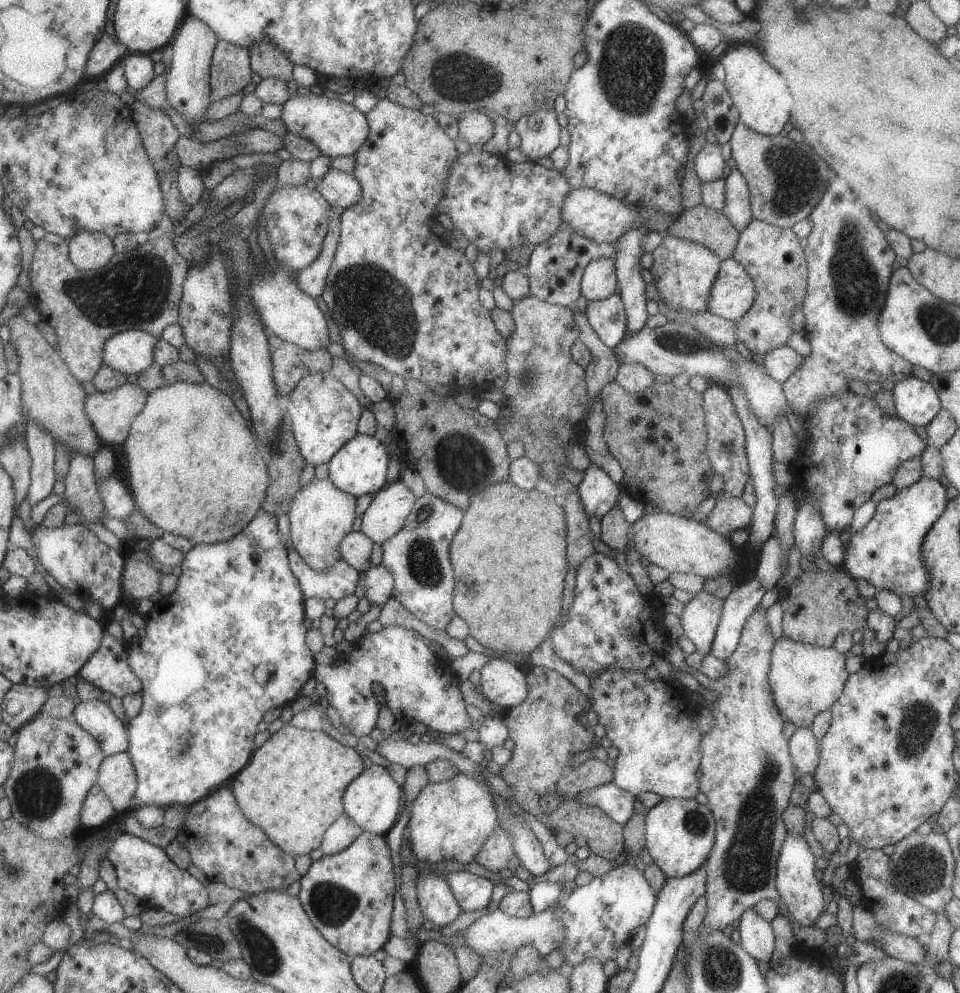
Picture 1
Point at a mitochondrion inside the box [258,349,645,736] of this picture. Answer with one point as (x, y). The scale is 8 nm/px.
(459, 458)

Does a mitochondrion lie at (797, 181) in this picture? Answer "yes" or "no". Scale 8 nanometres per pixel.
yes

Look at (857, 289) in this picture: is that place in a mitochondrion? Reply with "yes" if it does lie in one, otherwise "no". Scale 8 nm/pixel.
yes

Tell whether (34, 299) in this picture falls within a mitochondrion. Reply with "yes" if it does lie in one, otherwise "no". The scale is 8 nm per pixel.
no

